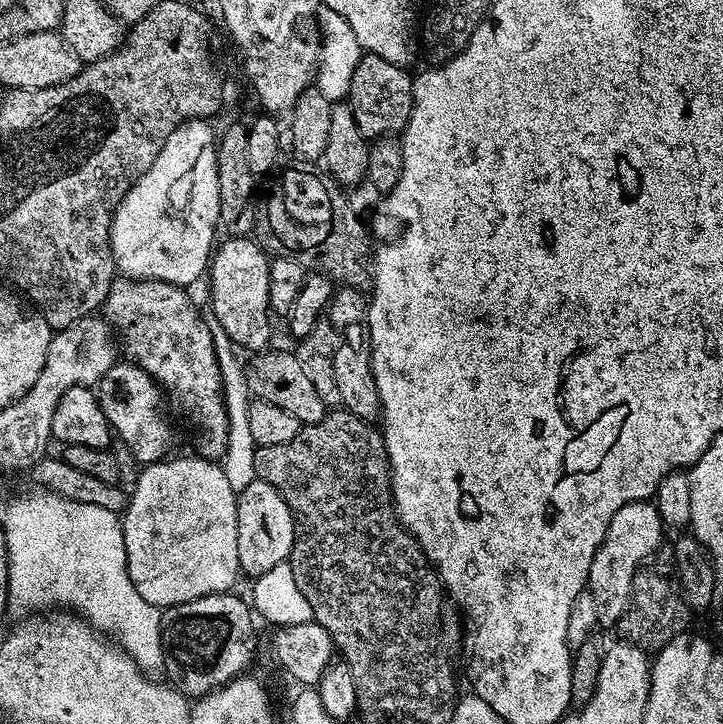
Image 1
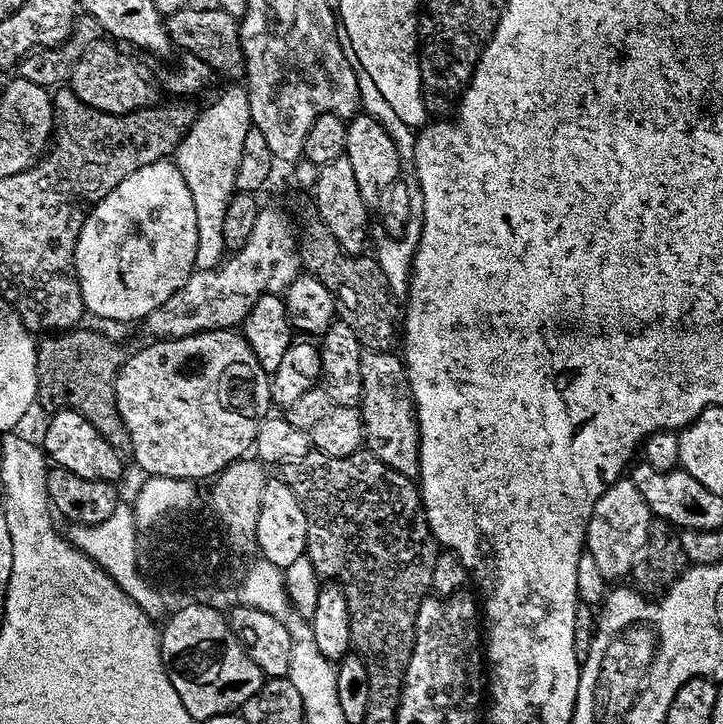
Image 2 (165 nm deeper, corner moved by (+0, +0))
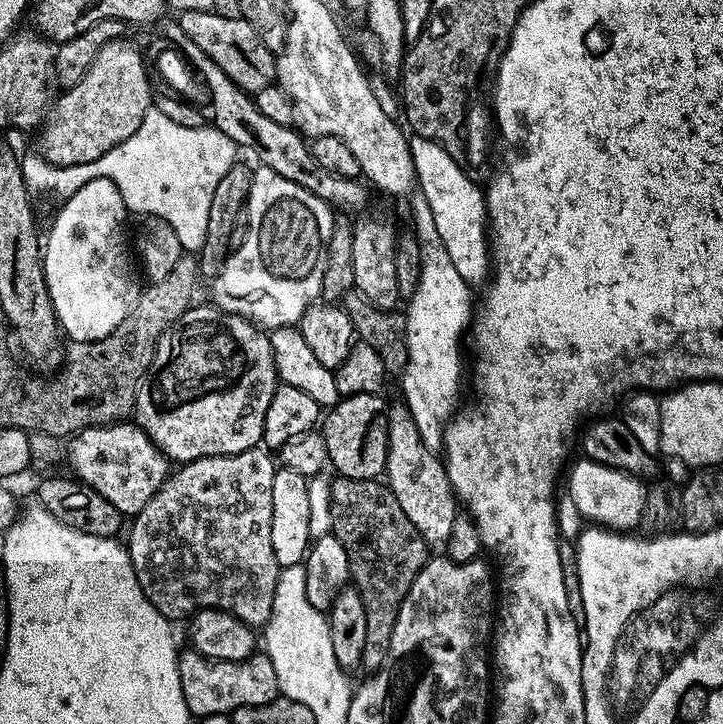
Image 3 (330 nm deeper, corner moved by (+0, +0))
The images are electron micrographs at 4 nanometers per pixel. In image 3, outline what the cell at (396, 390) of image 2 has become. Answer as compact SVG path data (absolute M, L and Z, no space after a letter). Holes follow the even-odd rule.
M393 403L388 409L388 457L384 467L386 487L394 494L398 506L402 506L402 514L414 522L414 530L418 530L425 544L440 546L450 538L458 501L450 486L443 459L424 445L414 420L407 403Z

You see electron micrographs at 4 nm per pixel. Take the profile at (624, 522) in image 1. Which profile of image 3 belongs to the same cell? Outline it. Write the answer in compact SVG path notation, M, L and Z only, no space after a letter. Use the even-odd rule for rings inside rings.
M580 458L580 461L570 468L566 472L566 480L568 476L566 493L574 500L578 506L578 513L589 525L610 528L613 532L625 534L641 527L640 519L648 493L645 481L641 477L631 476L622 470L614 470L610 466L602 466L587 458Z

